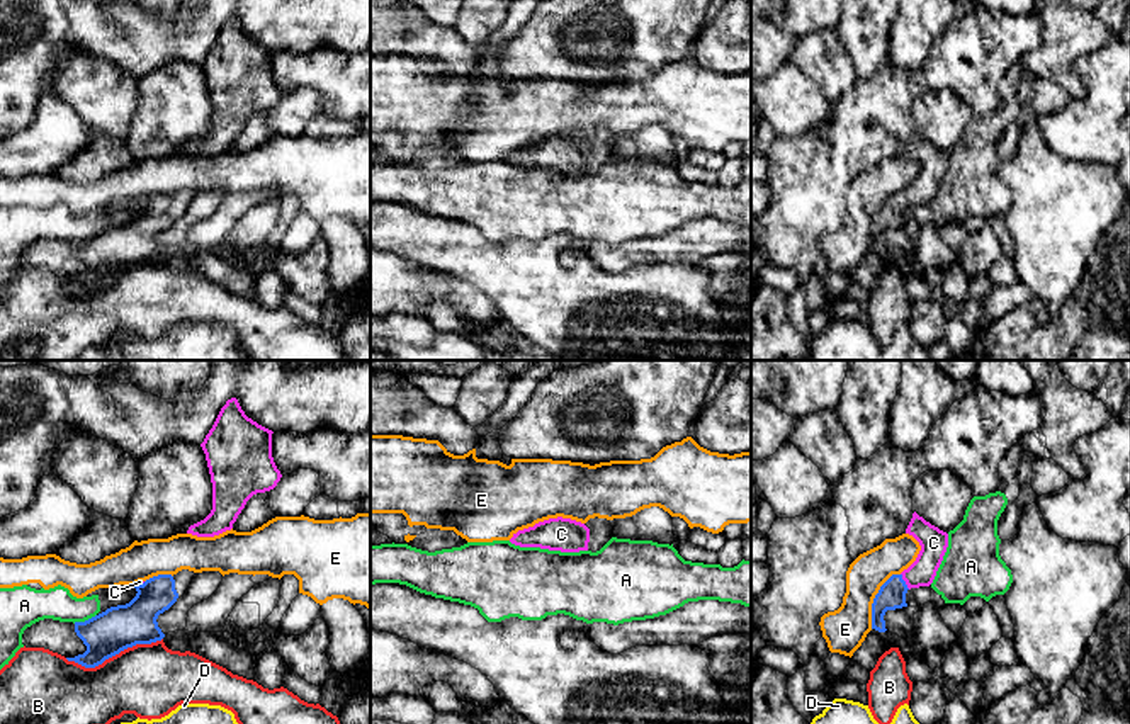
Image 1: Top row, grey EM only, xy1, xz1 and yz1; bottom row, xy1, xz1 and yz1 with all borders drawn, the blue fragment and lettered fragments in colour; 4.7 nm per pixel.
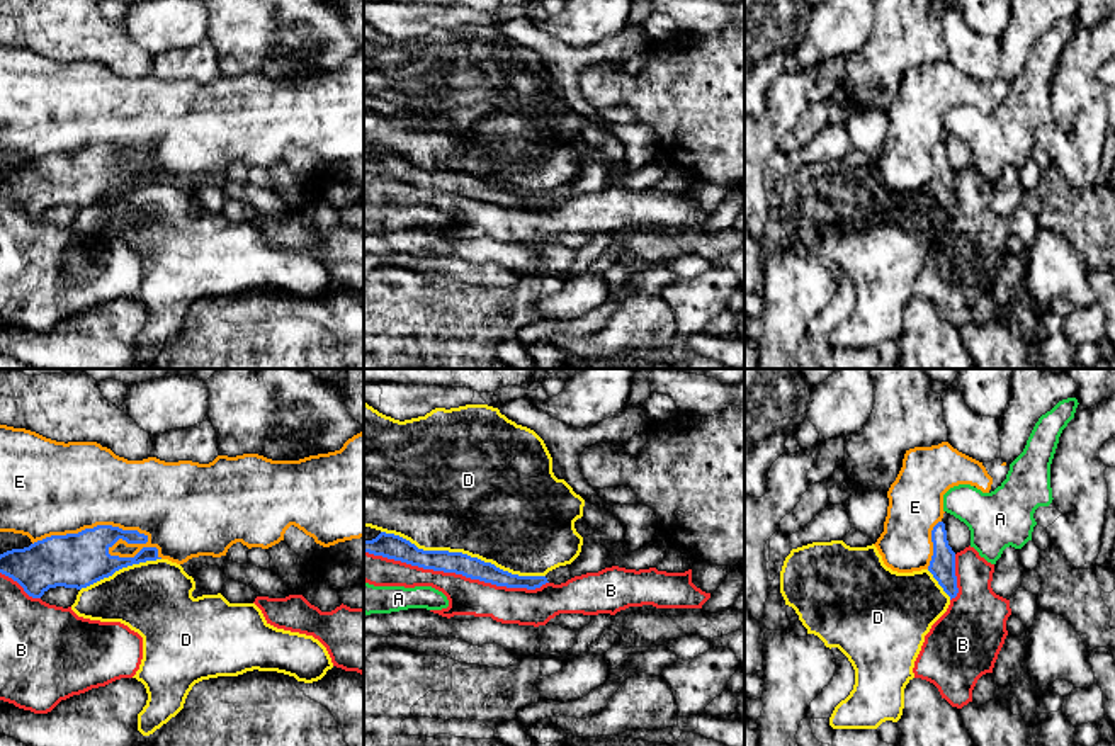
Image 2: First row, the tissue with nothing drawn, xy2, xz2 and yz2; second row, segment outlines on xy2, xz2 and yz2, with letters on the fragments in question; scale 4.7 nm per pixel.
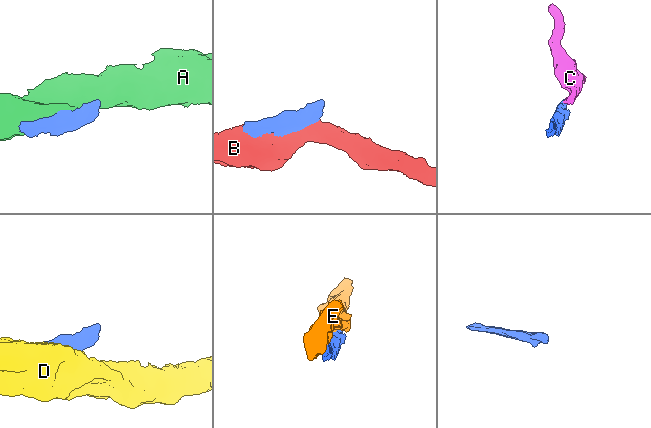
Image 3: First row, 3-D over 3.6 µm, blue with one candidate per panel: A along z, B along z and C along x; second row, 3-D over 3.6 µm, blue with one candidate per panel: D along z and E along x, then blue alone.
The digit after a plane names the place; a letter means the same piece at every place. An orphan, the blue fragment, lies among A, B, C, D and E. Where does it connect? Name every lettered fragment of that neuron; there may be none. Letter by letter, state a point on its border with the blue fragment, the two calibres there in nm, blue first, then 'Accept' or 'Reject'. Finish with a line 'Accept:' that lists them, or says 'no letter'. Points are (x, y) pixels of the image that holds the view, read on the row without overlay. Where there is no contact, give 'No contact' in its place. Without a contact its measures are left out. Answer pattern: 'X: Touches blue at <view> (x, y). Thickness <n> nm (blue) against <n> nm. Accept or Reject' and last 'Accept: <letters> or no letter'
A: Touches blue at xy1 (85, 240). Thickness 200 nm (blue) against 160 nm. Reject
B: Touches blue at xz2 (456, 192). Thickness 100 nm (blue) against 180 nm. Reject
C: Touches blue at yz1 (904, 201). Thickness 130 nm (blue) against 130 nm. Accept
D: Touches blue at xz2 (461, 172). Thickness 100 nm (blue) against 500 nm. Reject
E: Touches blue at xy2 (104, 145). Thickness 260 nm (blue) against 420 nm. Reject
Accept: C

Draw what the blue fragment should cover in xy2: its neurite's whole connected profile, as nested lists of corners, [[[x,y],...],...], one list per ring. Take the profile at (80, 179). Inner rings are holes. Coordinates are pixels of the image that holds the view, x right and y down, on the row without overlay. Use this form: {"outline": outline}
{"outline": [[[97,144],[78,153],[51,155],[31,163],[29,167],[7,170],[0,173],[0,192],[17,201],[29,216],[41,218],[49,224],[68,228],[75,223],[82,207],[109,197],[122,187],[161,178],[156,167],[146,165],[134,177],[110,175],[109,168],[119,158],[127,163],[144,165],[148,161],[148,155],[139,153],[138,150]]]}

